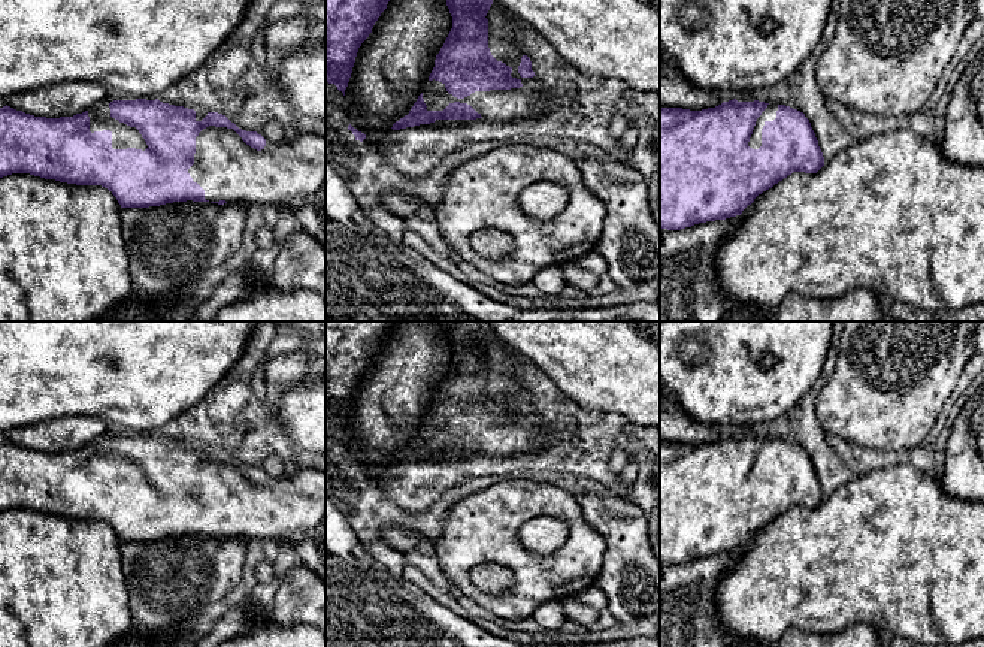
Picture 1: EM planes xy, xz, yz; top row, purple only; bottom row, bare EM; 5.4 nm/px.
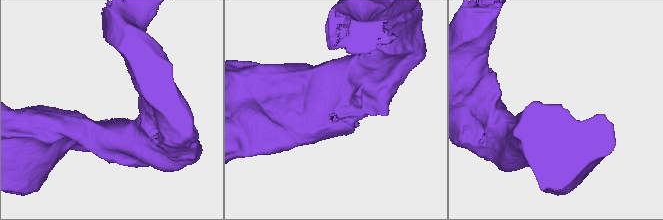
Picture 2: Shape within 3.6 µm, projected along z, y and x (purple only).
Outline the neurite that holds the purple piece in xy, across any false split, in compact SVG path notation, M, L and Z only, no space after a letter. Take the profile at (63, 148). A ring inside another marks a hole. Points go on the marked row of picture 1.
M158 99L146 100L103 100L82 114L73 117L46 118L34 117L10 106L0 108L0 178L12 173L30 173L45 179L76 185L102 185L108 188L118 200L121 208L149 208L173 202L211 202L211 203L239 203L251 206L255 203L273 203L279 208L290 208L303 230L315 238L326 248L326 137L300 133L293 142L267 140L261 131L246 131L239 129L225 115L218 112L194 111L184 106L163 103Z

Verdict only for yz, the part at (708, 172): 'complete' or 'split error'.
split error

